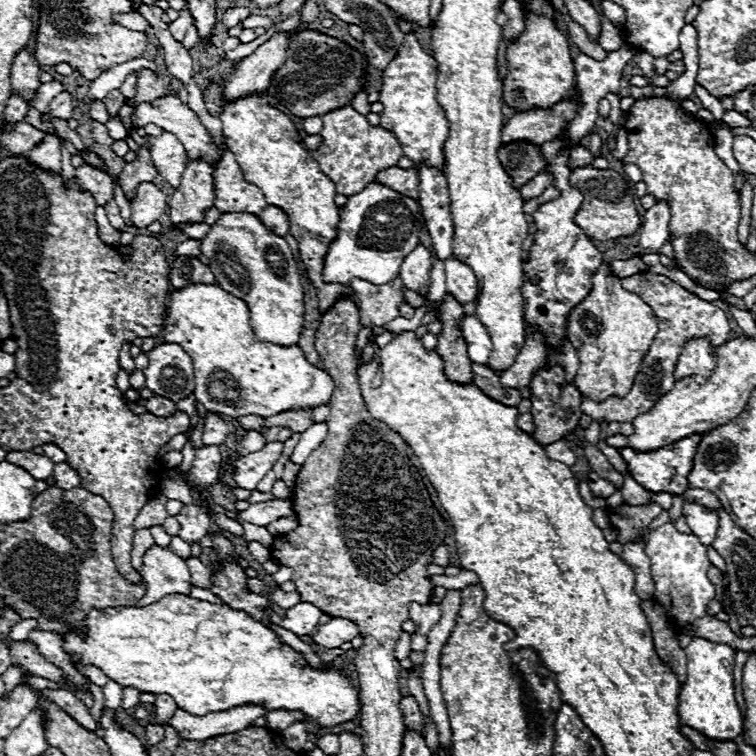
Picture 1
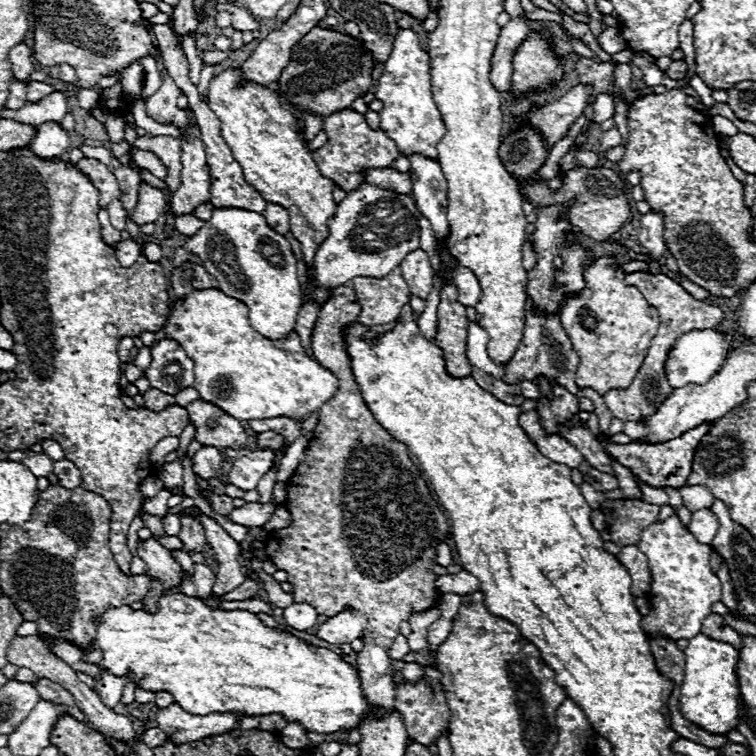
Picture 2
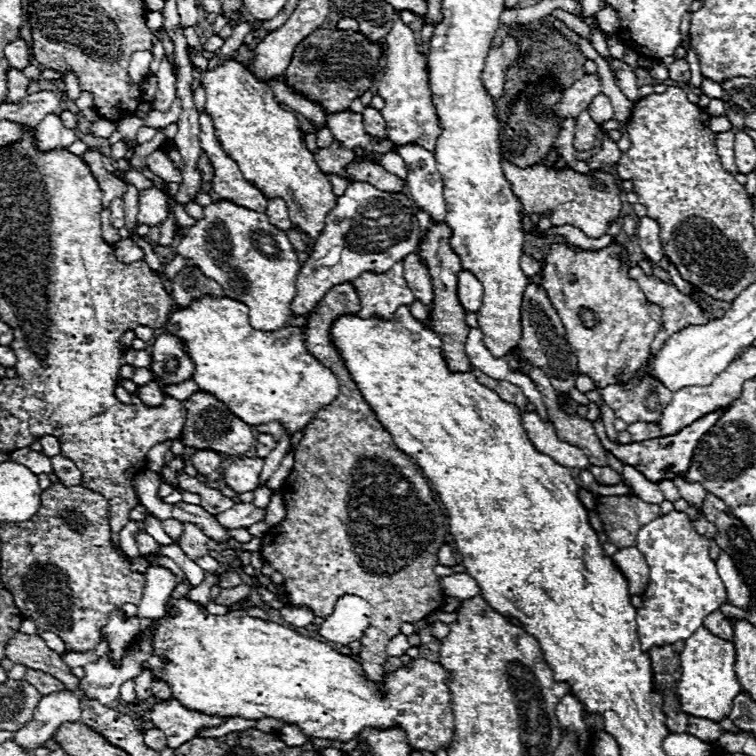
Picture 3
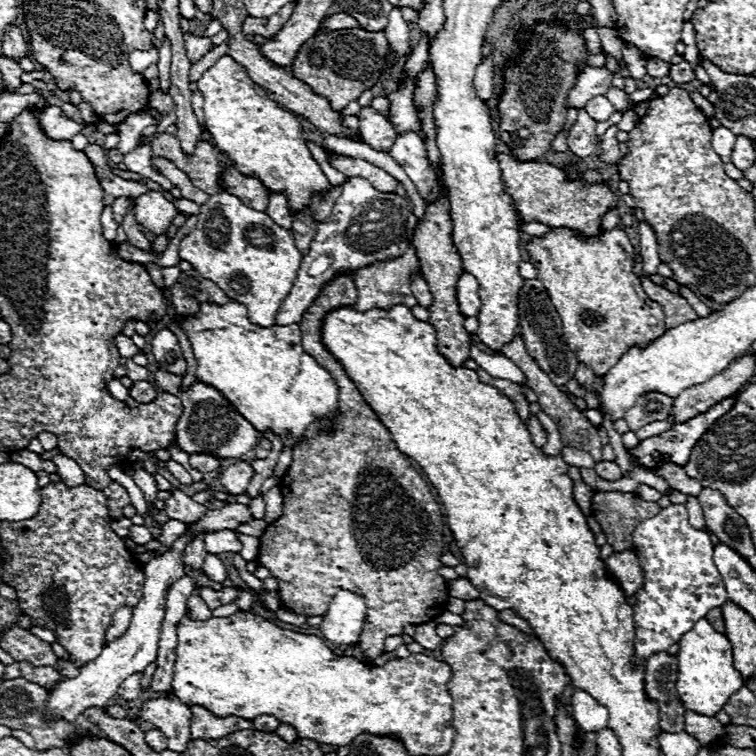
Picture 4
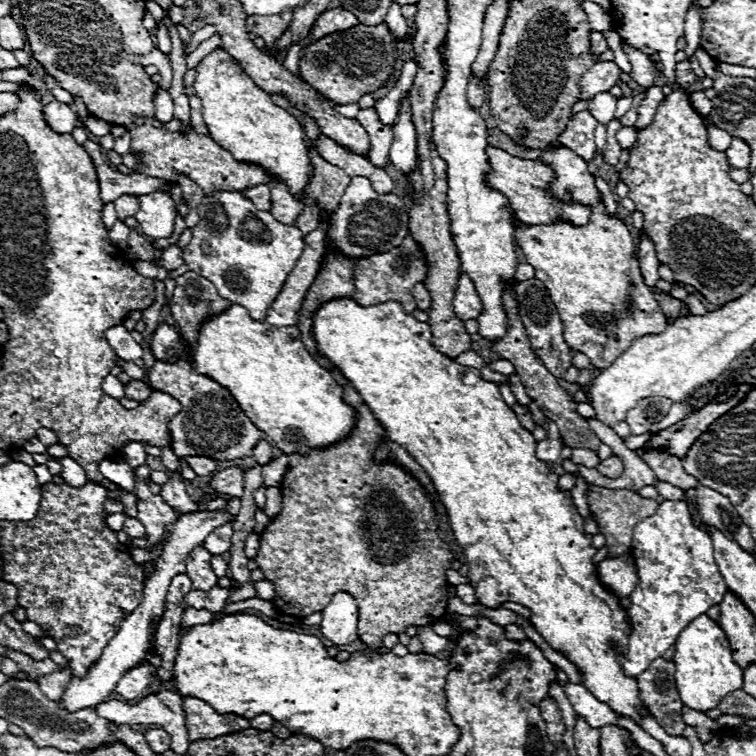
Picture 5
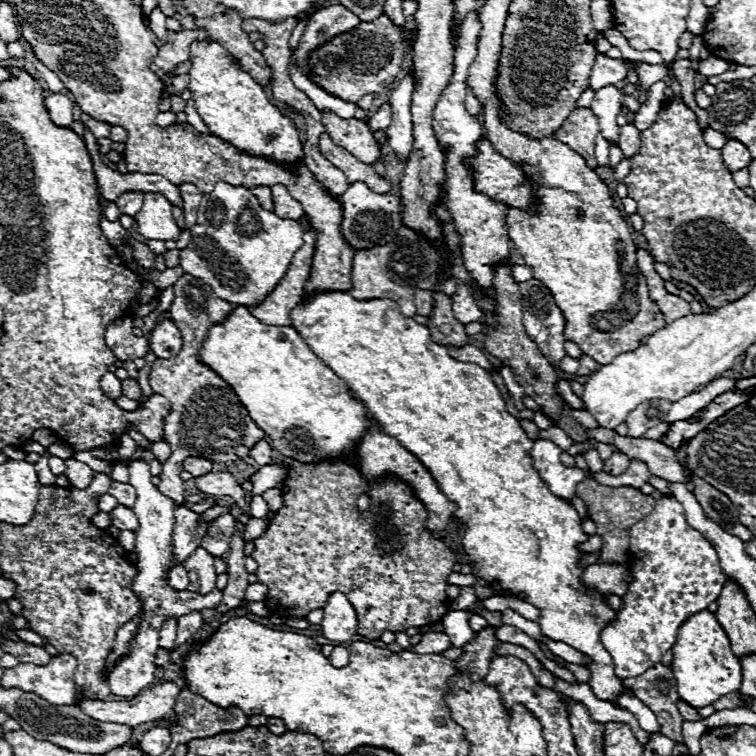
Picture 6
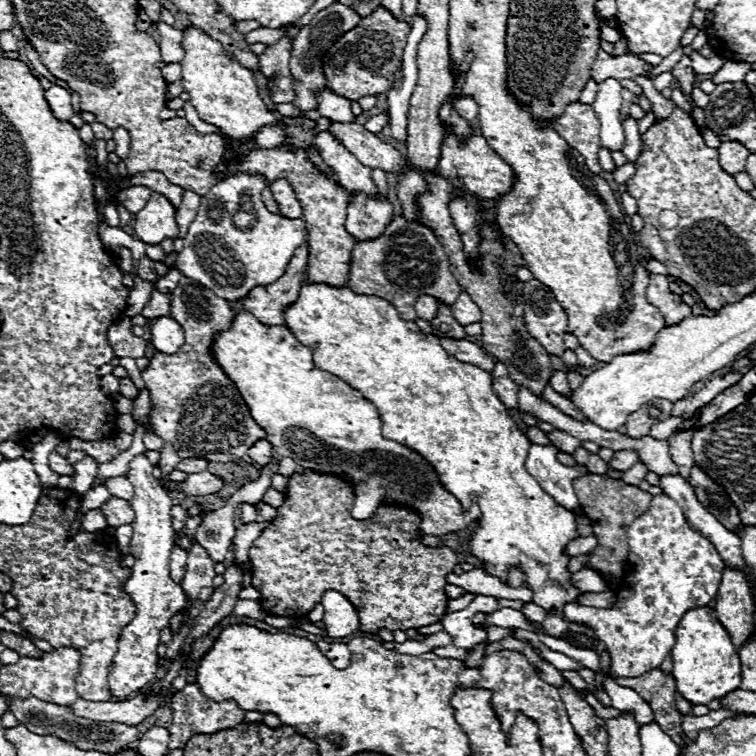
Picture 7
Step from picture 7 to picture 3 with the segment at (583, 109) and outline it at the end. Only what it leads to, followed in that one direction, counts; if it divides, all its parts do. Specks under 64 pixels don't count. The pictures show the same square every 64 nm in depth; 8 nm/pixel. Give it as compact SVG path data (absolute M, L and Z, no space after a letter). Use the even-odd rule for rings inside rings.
M580 112L576 120L578 120L578 124L576 124L576 132L574 132L574 148L578 152L592 150L596 136L600 132L600 124L596 124L588 112Z

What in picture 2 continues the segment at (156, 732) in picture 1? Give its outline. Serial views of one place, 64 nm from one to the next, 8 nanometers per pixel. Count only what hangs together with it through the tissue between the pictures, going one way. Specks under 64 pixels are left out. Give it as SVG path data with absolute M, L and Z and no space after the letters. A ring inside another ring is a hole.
M150 728L150 730L146 730L146 732L144 732L142 740L144 740L144 744L146 744L148 748L158 748L158 746L166 744L168 736L166 736L160 728Z

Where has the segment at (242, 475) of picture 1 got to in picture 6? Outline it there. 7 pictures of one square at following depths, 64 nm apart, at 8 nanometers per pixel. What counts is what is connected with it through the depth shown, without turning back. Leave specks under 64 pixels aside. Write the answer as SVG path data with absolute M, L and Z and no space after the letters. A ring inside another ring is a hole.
M208 472L202 476L196 476L196 488L198 492L204 494L212 494L212 496L232 496L234 502L238 502L238 506L244 513L250 514L250 506L244 500L244 492L238 486L238 482L234 480L232 474L228 472Z

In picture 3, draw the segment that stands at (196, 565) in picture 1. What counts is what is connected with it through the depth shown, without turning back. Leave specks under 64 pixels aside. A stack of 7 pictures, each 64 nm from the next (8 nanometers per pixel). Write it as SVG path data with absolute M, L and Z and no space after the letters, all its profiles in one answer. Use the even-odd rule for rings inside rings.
M206 572L206 580L204 580L204 584L200 584L200 586L194 586L192 590L190 590L190 594L188 594L188 600L192 600L194 604L198 604L202 610L206 610L206 606L208 606L208 596L210 596L210 588L216 584L218 580L212 576L212 574L208 574Z

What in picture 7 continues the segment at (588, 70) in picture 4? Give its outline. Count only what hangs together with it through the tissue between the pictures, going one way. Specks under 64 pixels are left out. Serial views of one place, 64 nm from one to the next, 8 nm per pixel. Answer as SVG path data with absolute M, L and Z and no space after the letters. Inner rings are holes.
M602 48L596 54L596 60L592 64L592 78L600 84L606 78L636 78L636 76L646 76L654 66L640 60L633 55L624 54L614 58L606 54Z

